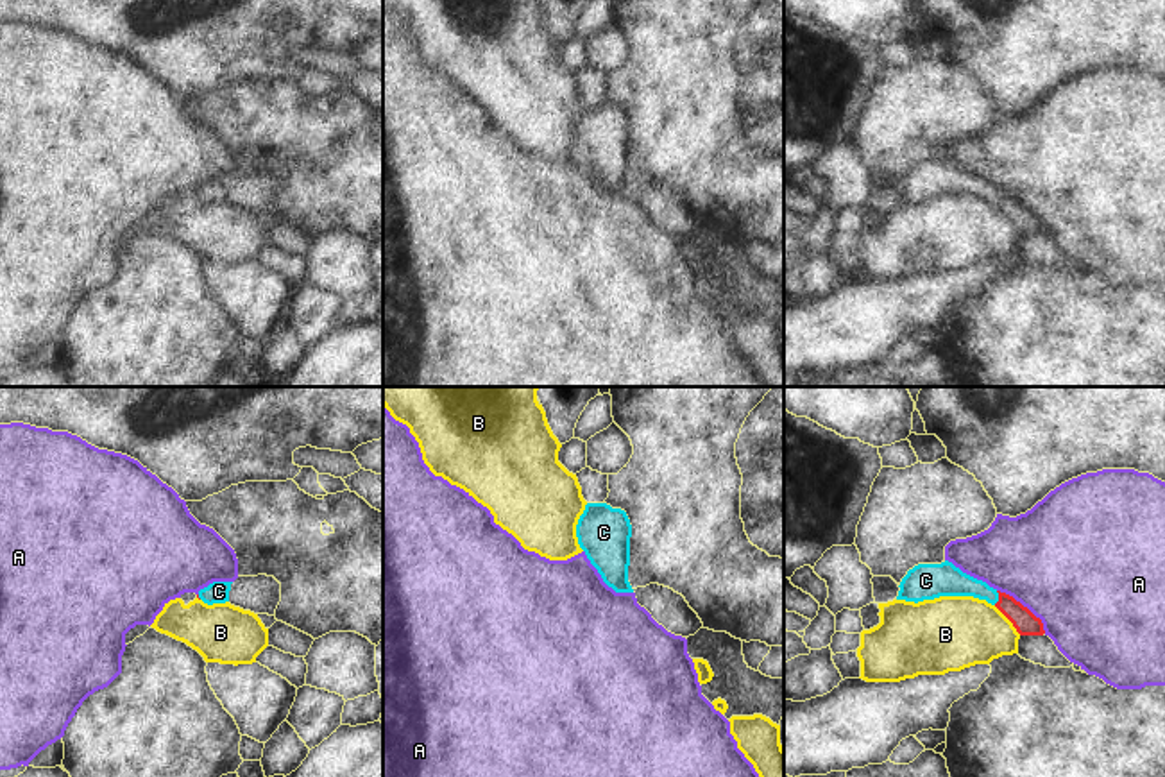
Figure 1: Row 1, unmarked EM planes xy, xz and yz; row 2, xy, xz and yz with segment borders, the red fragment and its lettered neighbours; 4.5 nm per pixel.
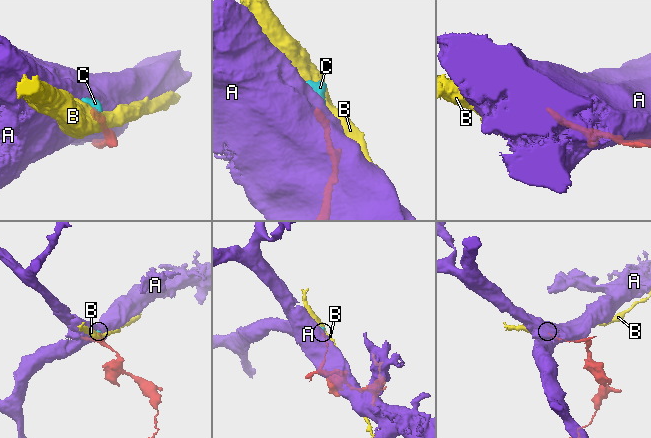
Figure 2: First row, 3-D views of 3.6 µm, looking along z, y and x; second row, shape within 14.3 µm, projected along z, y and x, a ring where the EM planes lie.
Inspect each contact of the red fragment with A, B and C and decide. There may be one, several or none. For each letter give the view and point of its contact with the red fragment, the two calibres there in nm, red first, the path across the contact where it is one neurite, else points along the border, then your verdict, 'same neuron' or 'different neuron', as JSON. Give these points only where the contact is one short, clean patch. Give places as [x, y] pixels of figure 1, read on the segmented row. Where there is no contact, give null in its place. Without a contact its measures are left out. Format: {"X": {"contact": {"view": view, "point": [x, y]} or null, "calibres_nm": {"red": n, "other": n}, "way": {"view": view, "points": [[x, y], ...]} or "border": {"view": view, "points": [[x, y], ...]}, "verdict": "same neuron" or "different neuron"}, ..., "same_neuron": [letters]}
{"A": {"contact": {"view": "yz", "point": [1026, 607]}, "calibres_nm": {"red": 110, "other": 500}, "verdict": "different neuron"}, "B": {"contact": {"view": "yz", "point": [1008, 618]}, "calibres_nm": {"red": 110, "other": 340}, "border": {"view": "yz", "points": [[994, 606], [1020, 634]]}, "verdict": "different neuron"}, "C": {"contact": {"view": "yz", "point": [999, 598]}, "calibres_nm": {"red": 110, "other": 140}, "way": {"view": "yz", "points": [[1026, 623], [999, 598], [947, 580]]}, "verdict": "same neuron"}, "same_neuron": ["C"]}

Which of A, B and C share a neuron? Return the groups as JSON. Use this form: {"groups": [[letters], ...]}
{"groups": [["A"], ["B"], ["C"]]}

